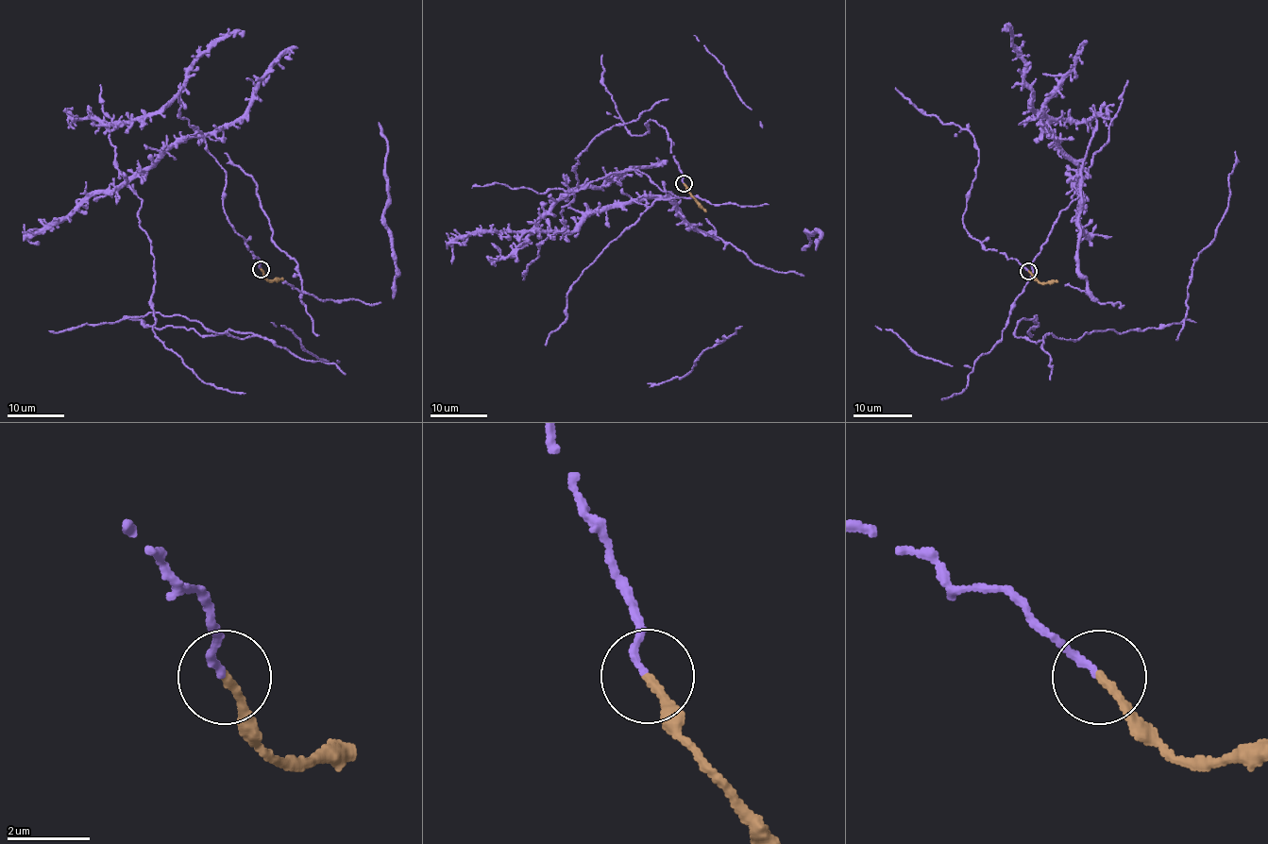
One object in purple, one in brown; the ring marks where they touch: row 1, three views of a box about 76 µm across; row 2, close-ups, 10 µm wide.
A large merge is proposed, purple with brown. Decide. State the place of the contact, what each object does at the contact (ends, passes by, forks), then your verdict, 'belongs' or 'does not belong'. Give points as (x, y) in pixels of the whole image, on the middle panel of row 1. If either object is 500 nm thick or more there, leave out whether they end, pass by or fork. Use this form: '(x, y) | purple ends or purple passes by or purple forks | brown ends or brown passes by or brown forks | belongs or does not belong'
(684, 183) | purple ends | brown ends | belongs

